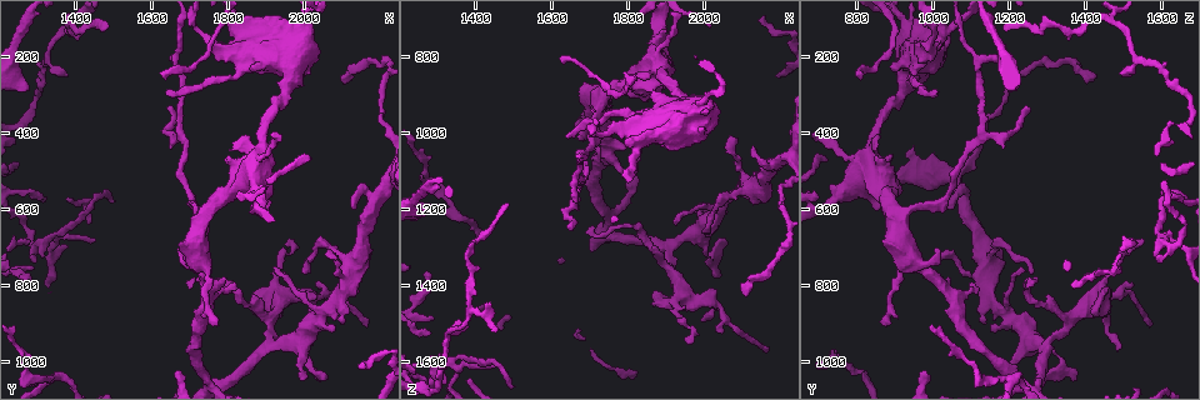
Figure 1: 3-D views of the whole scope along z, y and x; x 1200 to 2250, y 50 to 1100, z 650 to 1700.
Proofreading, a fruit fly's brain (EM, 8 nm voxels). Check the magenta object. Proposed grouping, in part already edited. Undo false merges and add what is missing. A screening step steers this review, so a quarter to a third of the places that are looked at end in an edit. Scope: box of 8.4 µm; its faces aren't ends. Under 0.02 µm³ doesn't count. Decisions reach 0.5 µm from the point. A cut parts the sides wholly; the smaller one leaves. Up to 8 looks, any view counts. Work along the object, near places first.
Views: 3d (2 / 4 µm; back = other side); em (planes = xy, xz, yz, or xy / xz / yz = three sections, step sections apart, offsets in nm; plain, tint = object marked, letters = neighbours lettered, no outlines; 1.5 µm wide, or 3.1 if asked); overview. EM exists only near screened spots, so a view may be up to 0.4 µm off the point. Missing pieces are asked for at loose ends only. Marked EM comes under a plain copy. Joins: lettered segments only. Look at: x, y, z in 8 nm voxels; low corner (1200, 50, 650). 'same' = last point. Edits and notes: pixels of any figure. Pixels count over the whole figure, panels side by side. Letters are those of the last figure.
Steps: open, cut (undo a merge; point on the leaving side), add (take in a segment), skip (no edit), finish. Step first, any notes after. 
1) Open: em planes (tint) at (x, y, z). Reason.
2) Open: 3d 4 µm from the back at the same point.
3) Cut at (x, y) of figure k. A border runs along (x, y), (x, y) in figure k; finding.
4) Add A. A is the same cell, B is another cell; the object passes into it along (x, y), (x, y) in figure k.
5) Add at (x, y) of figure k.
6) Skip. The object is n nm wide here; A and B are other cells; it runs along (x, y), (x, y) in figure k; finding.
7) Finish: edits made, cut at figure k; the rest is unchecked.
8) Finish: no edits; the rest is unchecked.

Open: em xy step 4 (letters) at (2075, 910, 1155). Stops while still wide.

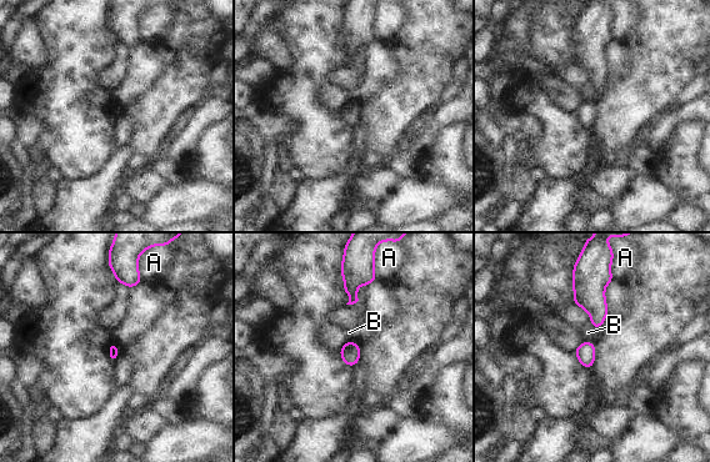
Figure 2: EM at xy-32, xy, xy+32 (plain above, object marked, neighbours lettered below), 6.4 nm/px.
Skip. A and B are other cells; none of them fits.

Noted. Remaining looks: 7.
Open: 3d 2 µm at (2160, 900, 1570). Branch stops here.

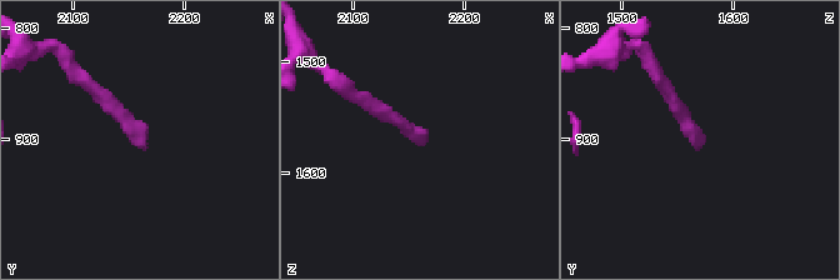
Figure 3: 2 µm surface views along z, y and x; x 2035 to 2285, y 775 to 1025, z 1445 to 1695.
Open: em planes (letters) at (2162, 904, 1574). Now the EM.

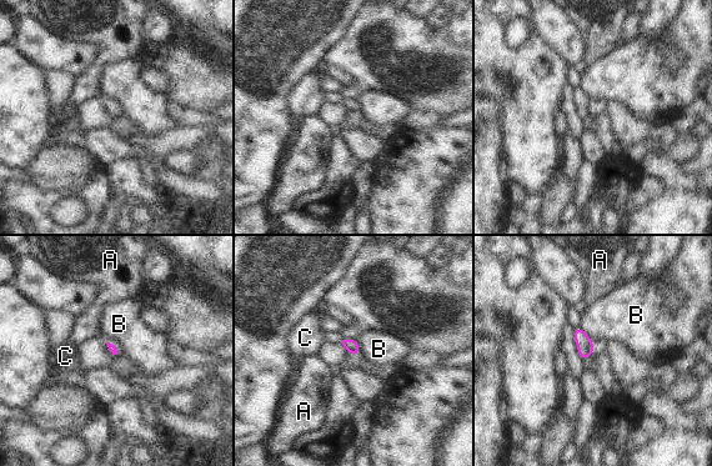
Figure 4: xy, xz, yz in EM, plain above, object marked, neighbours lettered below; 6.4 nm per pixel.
Skip. The longest contact is with B, 170 nm; A, B and C are other cells; no lettered segment goes on from it.

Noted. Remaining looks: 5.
Open: em yz step 8 (tint) at (1350, 675, 1610). Arms part here.

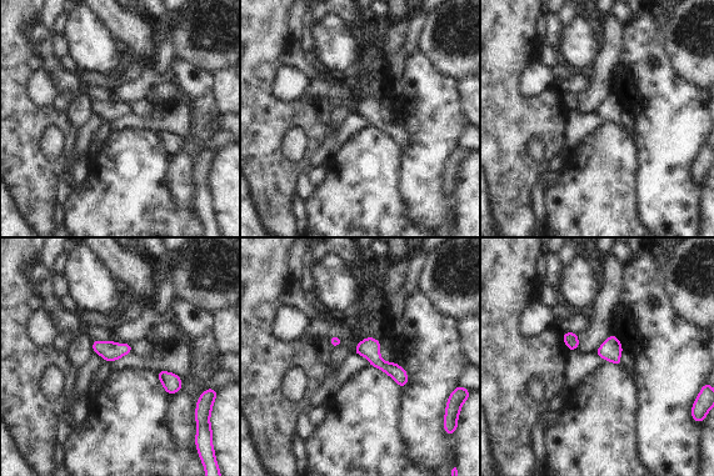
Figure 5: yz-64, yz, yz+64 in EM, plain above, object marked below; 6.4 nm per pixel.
Open: em planes (letters) at the same point. Another direction.

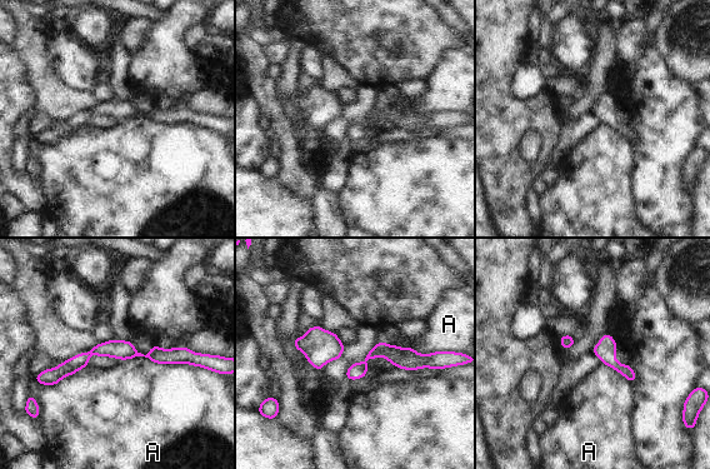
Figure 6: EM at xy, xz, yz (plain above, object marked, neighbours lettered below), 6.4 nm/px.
Skip. A is another cell; it runs along (190, 354), (93, 350), (43, 377) in figure 6; all the same cell.

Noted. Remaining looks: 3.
Finish: no edits; the rest is unchecked.

